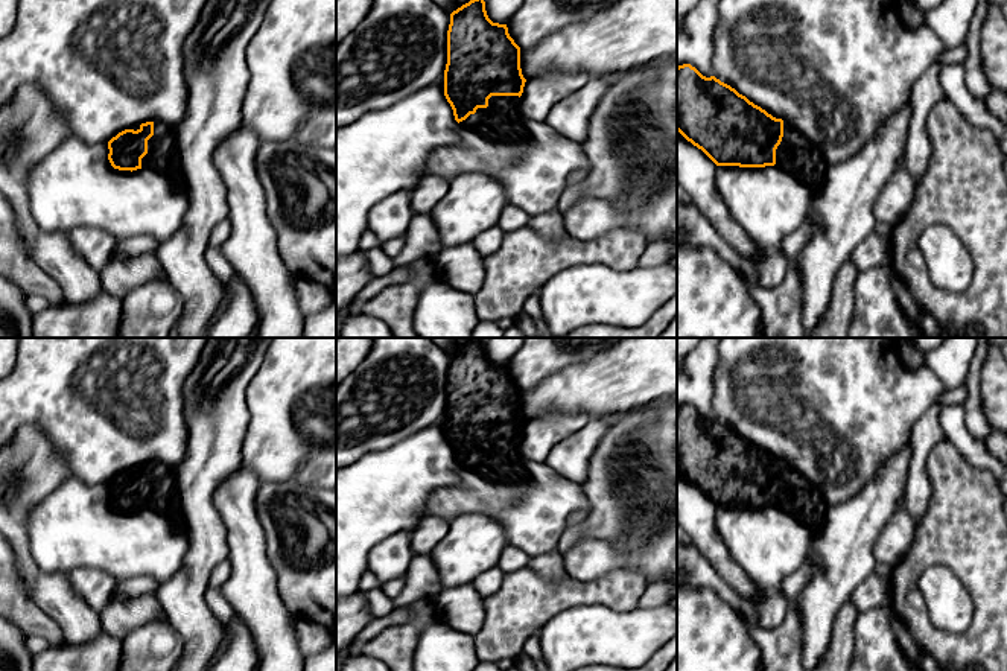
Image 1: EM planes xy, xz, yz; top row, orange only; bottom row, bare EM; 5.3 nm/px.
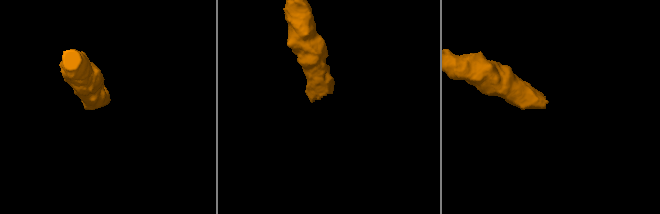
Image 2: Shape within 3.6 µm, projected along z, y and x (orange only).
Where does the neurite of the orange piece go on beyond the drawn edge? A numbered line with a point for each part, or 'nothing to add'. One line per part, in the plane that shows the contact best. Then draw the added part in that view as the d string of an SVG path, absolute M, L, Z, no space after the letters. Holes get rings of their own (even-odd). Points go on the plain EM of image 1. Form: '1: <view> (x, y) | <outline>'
1: xz (501, 463) | M491 437L487 449L478 449L459 467L494 484L519 484L529 476L519 437Z

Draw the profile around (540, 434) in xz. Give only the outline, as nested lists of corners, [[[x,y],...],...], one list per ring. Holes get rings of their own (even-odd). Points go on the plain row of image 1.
[[[551,411],[525,423],[520,453],[525,460],[546,463],[551,450],[583,429],[592,418],[587,412]]]

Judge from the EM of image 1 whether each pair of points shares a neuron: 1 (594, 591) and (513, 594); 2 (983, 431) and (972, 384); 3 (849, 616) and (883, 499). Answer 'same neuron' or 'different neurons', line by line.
1: same neuron
2: same neuron
3: different neurons

